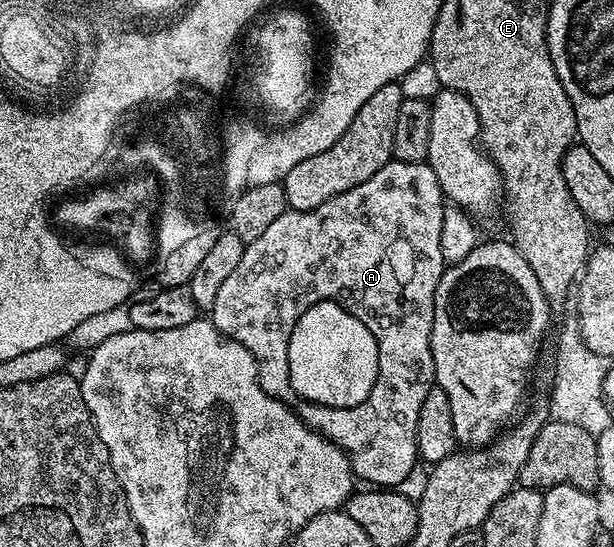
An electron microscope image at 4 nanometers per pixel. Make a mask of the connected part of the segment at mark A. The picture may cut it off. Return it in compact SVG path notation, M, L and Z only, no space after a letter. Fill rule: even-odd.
M387 162L370 180L358 184L358 188L350 188L350 192L342 192L342 196L334 196L334 200L326 200L326 204L318 204L318 208L313 210L290 210L284 211L258 240L247 243L242 252L242 261L234 272L230 272L230 277L222 284L218 296L214 300L214 308L210 311L210 321L220 334L225 334L230 340L242 344L254 356L256 361L256 371L260 377L260 383L265 392L272 398L278 398L281 402L288 404L293 401L294 393L290 382L290 363L289 349L290 336L298 324L299 317L302 316L312 305L322 301L337 302L350 313L365 324L366 328L373 333L374 340L377 341L378 348L378 368L377 382L374 384L373 391L366 397L364 403L357 404L353 407L328 407L320 403L301 401L298 406L300 419L308 425L314 432L318 432L324 438L329 438L335 446L339 446L348 456L352 464L353 475L360 478L364 484L371 484L376 488L396 488L412 474L412 469L418 463L416 453L416 429L418 428L418 412L422 412L422 400L426 400L426 392L436 381L434 372L434 360L432 359L432 325L434 324L434 296L438 288L438 280L446 269L446 263L442 256L442 245L439 244L442 233L442 218L446 207L446 199L442 188L438 184L438 176L429 168L427 162Z

